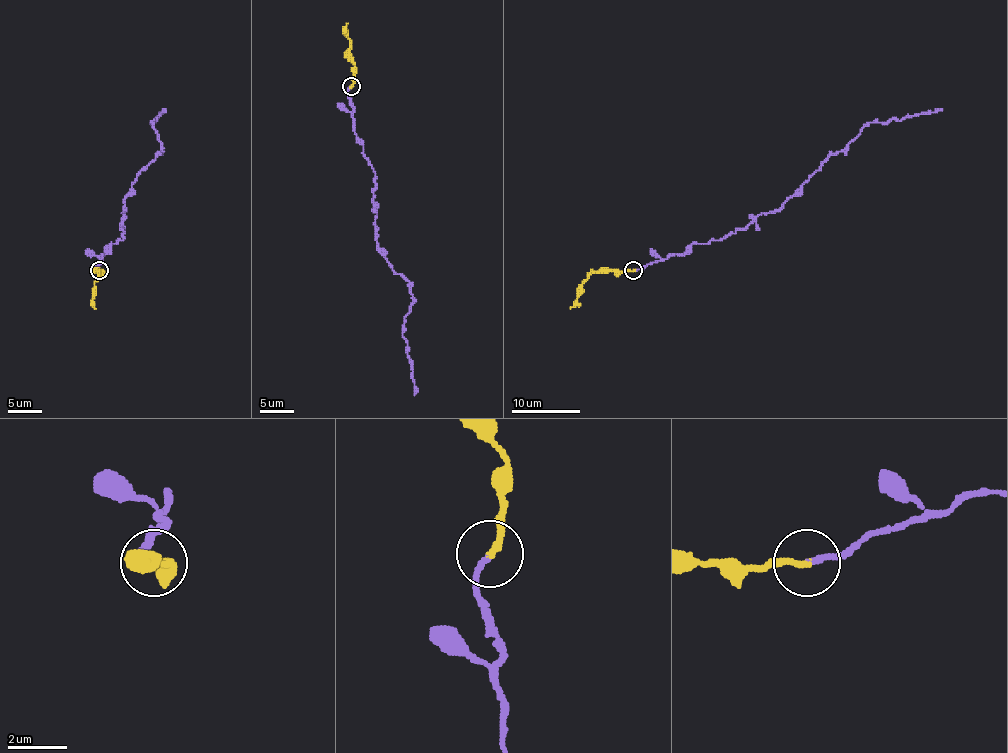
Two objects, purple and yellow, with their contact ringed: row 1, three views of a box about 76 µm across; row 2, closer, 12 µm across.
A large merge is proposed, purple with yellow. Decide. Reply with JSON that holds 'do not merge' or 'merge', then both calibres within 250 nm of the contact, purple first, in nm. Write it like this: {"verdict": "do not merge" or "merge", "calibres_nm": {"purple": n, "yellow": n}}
{"verdict": "do not merge", "calibres_nm": {"purple": 200, "yellow": 200}}

